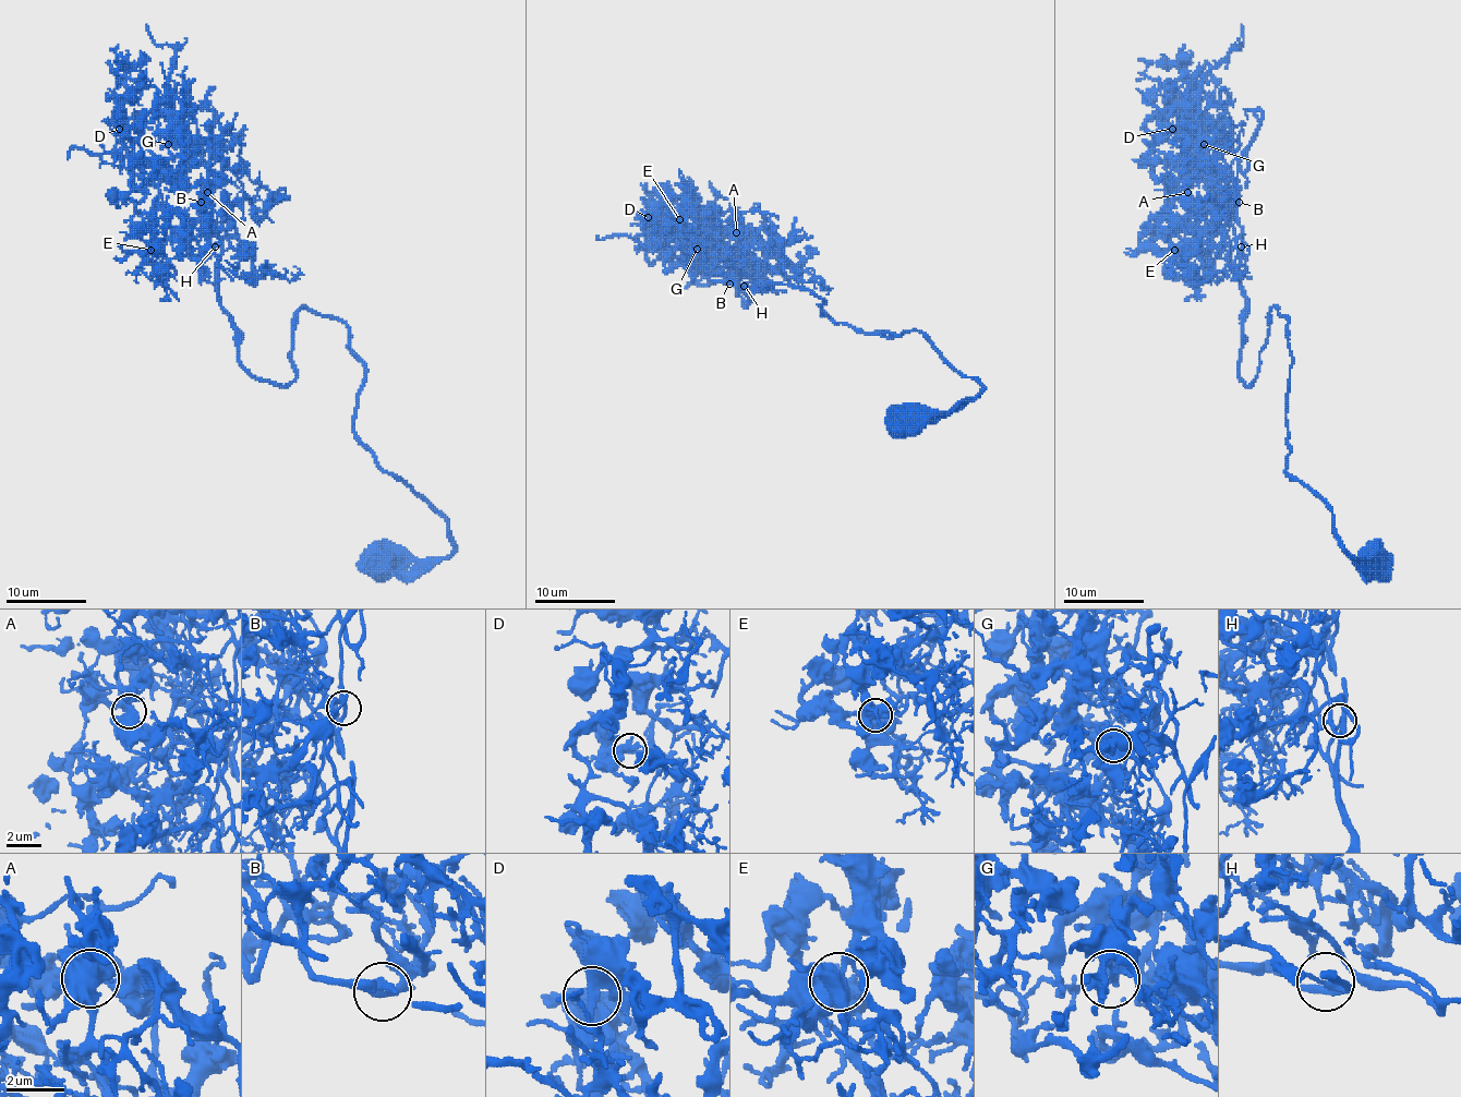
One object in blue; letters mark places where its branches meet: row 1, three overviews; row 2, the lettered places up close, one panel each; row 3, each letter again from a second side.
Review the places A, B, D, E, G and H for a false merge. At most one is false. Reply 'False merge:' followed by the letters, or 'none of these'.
False merge: none of these

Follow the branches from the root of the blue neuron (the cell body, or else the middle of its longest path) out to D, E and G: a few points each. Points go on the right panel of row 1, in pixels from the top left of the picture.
D: (1375, 562), (1286, 472), (1274, 306), (1239, 377), (1221, 125), (1172, 129)
E: (1375, 562), (1286, 472), (1274, 306), (1239, 377), (1241, 246), (1160, 214), (1140, 244), (1174, 250)
G: (1375, 562), (1286, 472), (1274, 306), (1239, 377), (1239, 202), (1198, 178), (1203, 143)

